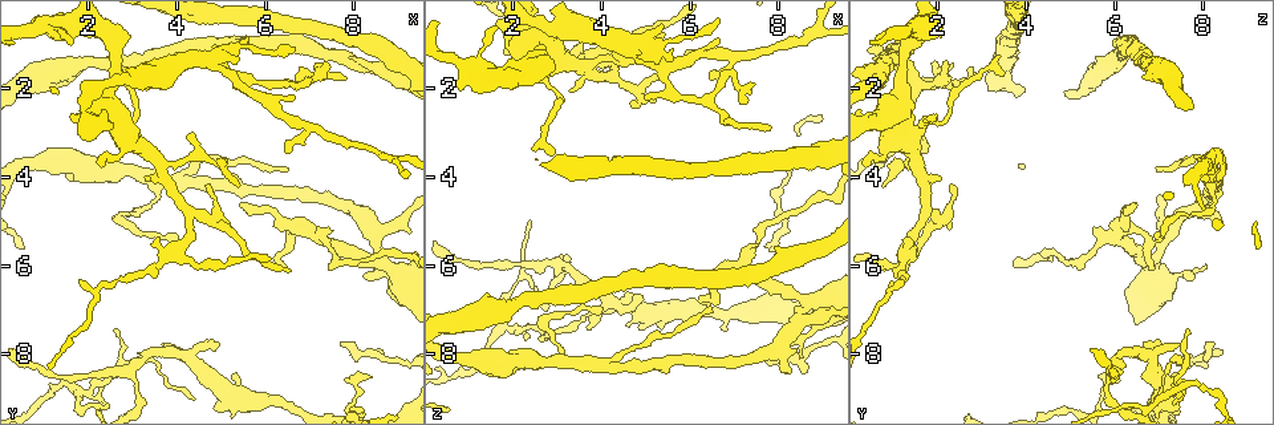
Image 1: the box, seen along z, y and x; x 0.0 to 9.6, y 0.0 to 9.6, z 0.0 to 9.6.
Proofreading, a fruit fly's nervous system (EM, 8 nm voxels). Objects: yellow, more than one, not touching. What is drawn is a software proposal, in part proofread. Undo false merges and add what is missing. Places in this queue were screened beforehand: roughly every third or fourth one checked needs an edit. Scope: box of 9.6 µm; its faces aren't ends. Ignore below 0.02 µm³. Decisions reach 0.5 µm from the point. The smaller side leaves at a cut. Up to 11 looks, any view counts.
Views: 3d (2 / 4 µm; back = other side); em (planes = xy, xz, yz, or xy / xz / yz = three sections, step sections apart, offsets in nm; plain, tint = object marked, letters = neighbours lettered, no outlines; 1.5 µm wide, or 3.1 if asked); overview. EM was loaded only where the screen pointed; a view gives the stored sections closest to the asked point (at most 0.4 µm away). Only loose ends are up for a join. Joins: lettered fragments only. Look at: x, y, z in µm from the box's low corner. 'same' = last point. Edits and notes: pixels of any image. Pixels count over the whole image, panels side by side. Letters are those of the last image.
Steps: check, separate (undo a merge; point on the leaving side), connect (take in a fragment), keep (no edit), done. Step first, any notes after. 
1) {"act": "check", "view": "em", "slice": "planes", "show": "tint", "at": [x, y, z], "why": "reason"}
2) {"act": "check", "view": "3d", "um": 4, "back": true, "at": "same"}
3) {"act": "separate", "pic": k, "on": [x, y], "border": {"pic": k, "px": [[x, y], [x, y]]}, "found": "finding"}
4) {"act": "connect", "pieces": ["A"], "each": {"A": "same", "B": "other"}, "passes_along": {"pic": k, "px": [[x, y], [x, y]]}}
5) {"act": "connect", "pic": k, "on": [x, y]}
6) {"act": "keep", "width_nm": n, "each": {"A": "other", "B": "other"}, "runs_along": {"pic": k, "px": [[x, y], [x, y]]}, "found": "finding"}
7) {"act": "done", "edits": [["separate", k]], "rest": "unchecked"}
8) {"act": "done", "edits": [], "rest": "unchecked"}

{"act": "check", "view": "em", "slice": "planes", "show": "letters", "at": [2.45, 3.95, 8.15], "why": "two arms in line, one across"}

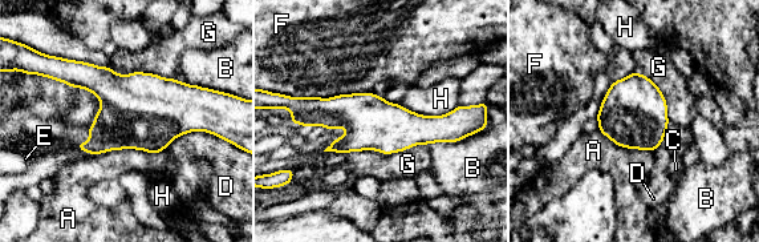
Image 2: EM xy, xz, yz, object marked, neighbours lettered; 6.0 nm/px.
{"act": "keep", "longest_contact_nm": ["G", 500], "each": {"A": "other", "B": "other", "C": "other", "D": "other", "E": "other", "F": "other", "G": "other", "H": "other"}, "runs_along": {"pic": 2, "px": [[308, 122], [454, 128]]}, "found": "one cell here"}

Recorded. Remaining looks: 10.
{"act": "check", "view": "em", "slice": "xz", "step": 4, "show": "plain", "at": [2.30, 9.15, 7.30], "why": "tapers out"}

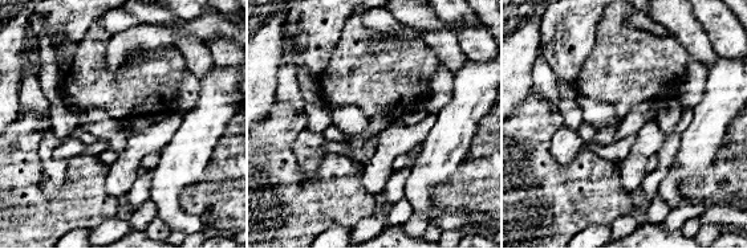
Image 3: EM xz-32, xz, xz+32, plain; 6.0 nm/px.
{"act": "check", "view": "em", "slice": "xz", "step": 4, "show": "letters", "at": "same"}

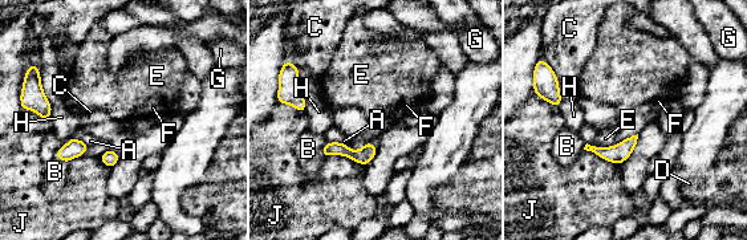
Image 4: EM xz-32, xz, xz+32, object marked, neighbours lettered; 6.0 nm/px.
{"act": "keep", "each": {"A": "other", "B": "other", "C": "other", "D": "other", "E": "other", "F": "other", "G": "other", "H": "other", "J": "other"}, "runs_along": {"pic": 4, "px": [[373, 150], [366, 153], [325, 151]]}, "found": "no lettered fragment goes on from it"}

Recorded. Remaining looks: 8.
{"act": "check", "view": "3d", "um": 4, "at": [3.95, 5.65, 1.30], "why": "a fork"}

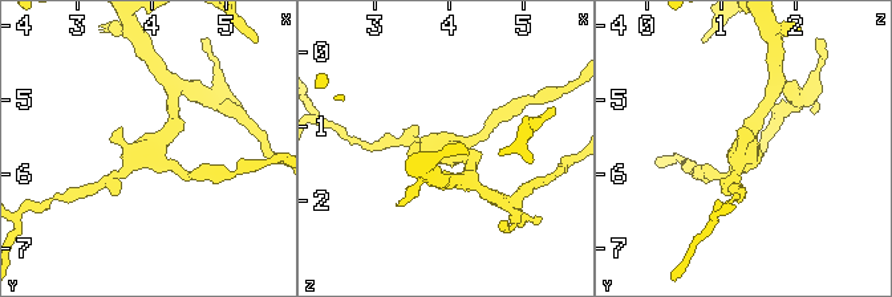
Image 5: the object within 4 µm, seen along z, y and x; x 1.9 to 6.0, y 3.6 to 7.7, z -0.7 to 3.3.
{"act": "check", "view": "em", "slice": "planes", "show": "tint", "at": [3.95, 5.70, 1.30], "arms": 3, "why": "shape alone is not enough"}

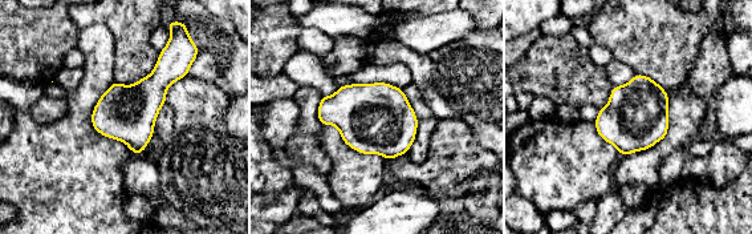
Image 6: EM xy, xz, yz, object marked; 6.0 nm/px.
{"act": "check", "view": "em", "slice": "planes", "show": "letters", "at": "same", "why": "see the neighbours"}

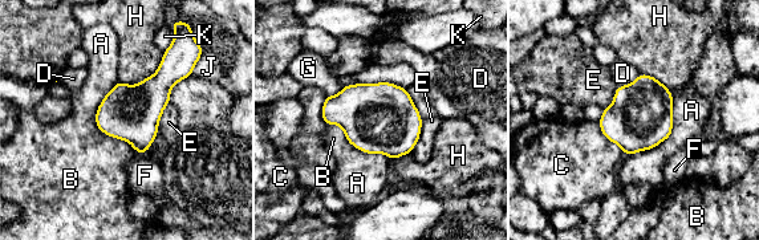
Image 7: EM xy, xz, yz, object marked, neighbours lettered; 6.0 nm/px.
{"act": "keep", "width_nm": 280, "each": {"A": "other", "B": "other", "C": "other", "D": "other", "E": "other", "F": "other", "G": "other", "H": "other", "J": "other", "K": "other"}, "border": {"pic": 7, "px": [[406, 89], [421, 118], [412, 151]]}, "found": "one cell here"}

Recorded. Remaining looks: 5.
{"act": "check", "view": "em", "slice": "xz", "step": 8, "show": "letters", "at": [4.70, 1.40, 1.00], "why": "three-way junction"}

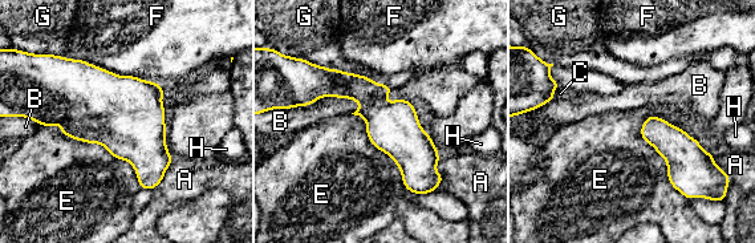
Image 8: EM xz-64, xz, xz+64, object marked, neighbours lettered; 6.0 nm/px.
{"act": "keep", "longest_contact_nm": ["E", 700], "each": {"A": "other", "B": "other", "C": "other", "E": "other", "F": "other", "G": "other", "H": "other"}, "found": "all the same cell"}

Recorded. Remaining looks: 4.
{"act": "done", "edits": [], "rest": "unchecked"}

